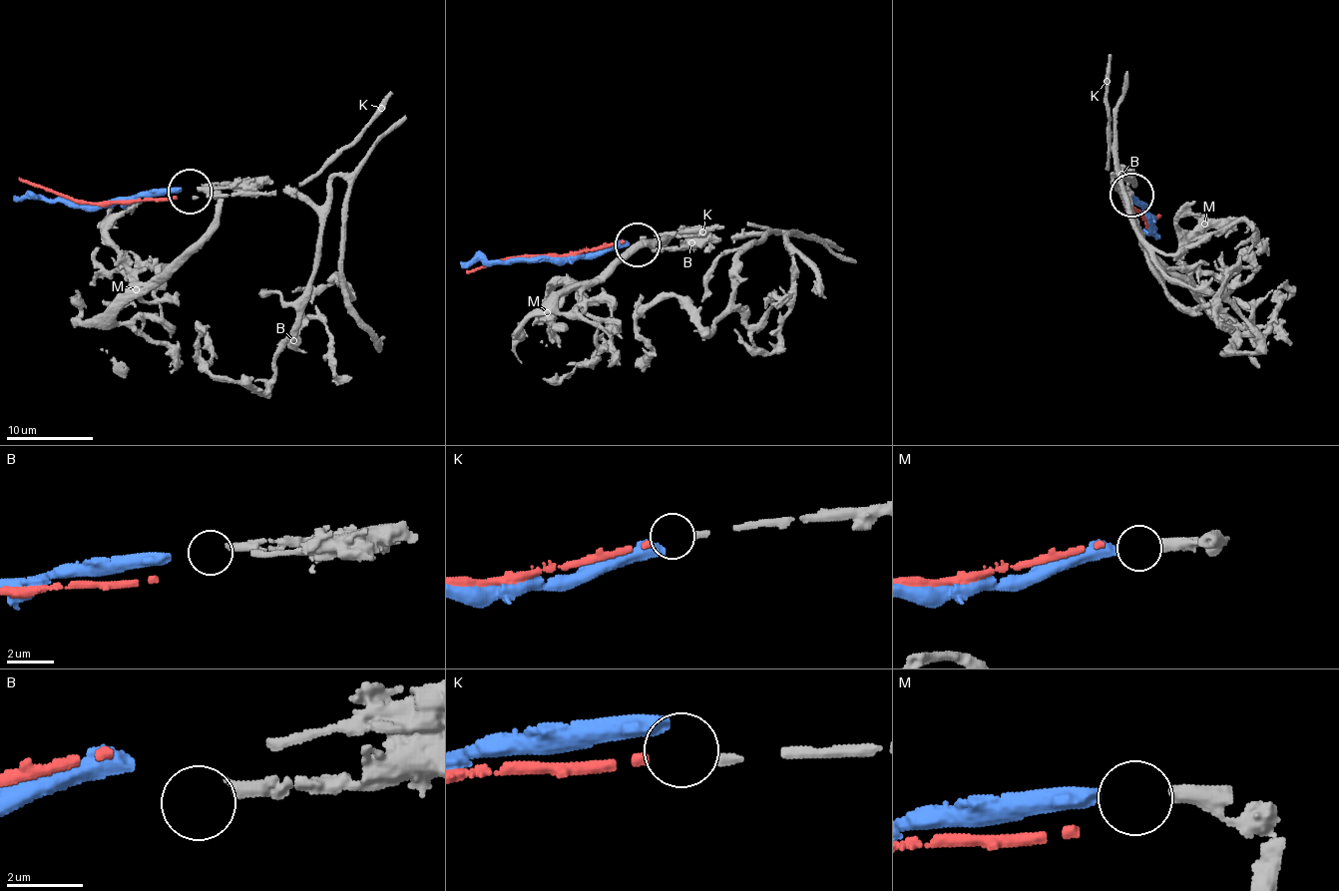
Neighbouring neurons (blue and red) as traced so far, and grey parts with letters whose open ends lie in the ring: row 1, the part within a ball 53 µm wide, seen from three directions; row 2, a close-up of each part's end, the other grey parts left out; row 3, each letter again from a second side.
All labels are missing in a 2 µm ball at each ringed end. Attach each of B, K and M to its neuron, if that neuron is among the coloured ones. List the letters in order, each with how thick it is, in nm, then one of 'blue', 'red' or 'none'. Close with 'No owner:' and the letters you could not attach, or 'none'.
B: calibre 320 nm; none
K: calibre 220 nm; red
M: calibre 440 nm; blue
No owner: B

